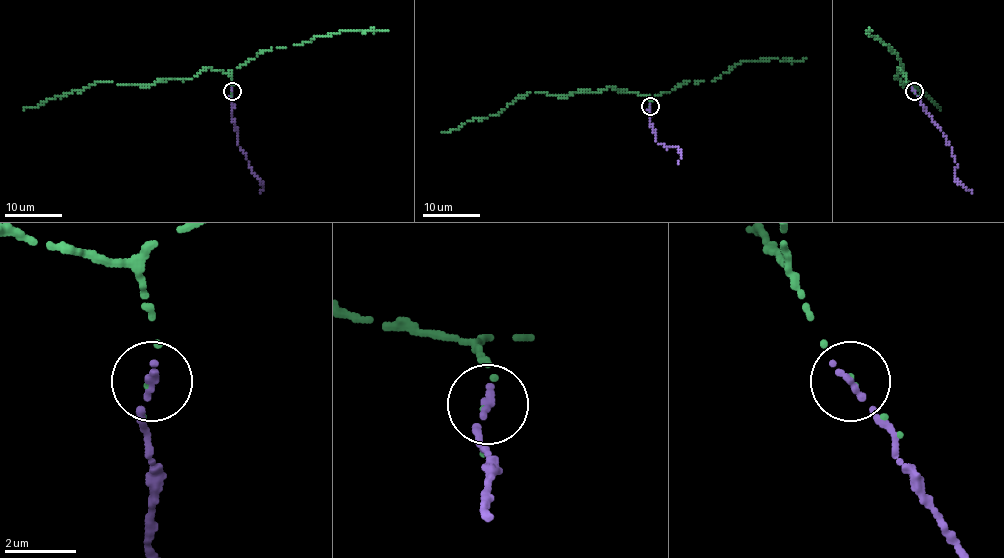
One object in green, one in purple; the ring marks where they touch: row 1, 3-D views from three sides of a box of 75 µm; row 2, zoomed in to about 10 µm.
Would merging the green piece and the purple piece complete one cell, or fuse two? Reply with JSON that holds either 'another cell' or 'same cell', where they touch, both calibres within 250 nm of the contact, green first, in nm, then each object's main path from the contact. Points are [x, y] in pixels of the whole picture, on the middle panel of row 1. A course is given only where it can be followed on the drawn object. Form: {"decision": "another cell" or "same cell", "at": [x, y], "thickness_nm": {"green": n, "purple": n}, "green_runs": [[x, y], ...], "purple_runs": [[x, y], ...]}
{"decision": "same cell", "at": [650, 106], "thickness_nm": {"green": 70, "purple": 200}, "green_runs": [[650, 106], [649, 97], [610, 87], [553, 96], [528, 92], [495, 116], [467, 120], [441, 133]], "purple_runs": [[650, 106], [654, 140], [666, 149], [676, 147], [680, 153], [679, 164]]}

